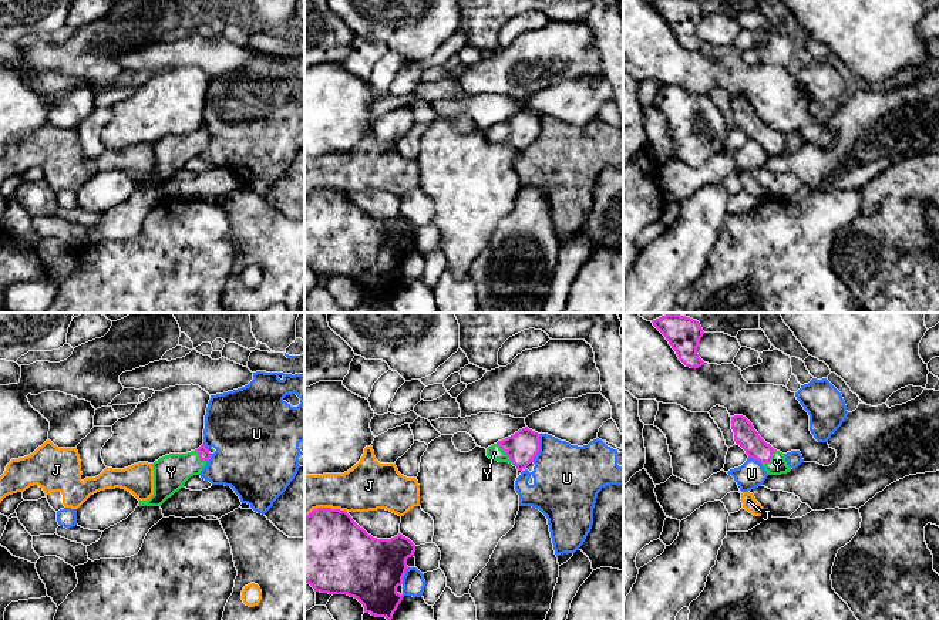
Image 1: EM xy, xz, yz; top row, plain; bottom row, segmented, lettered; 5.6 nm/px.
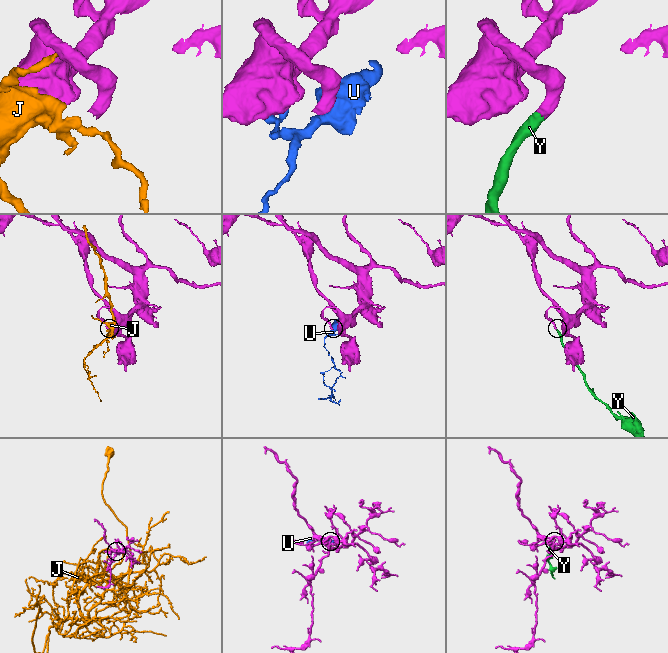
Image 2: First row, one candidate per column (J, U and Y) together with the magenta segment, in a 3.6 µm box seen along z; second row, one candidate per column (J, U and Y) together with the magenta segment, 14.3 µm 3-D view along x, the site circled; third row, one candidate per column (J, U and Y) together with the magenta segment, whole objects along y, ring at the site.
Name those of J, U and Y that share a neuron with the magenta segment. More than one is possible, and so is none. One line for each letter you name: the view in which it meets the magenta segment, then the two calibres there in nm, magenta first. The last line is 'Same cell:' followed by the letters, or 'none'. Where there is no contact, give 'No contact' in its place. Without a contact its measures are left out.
Y: Touches magenta in xz. Thickness 180 nm (magenta) against 90 nm
Same cell: Y

